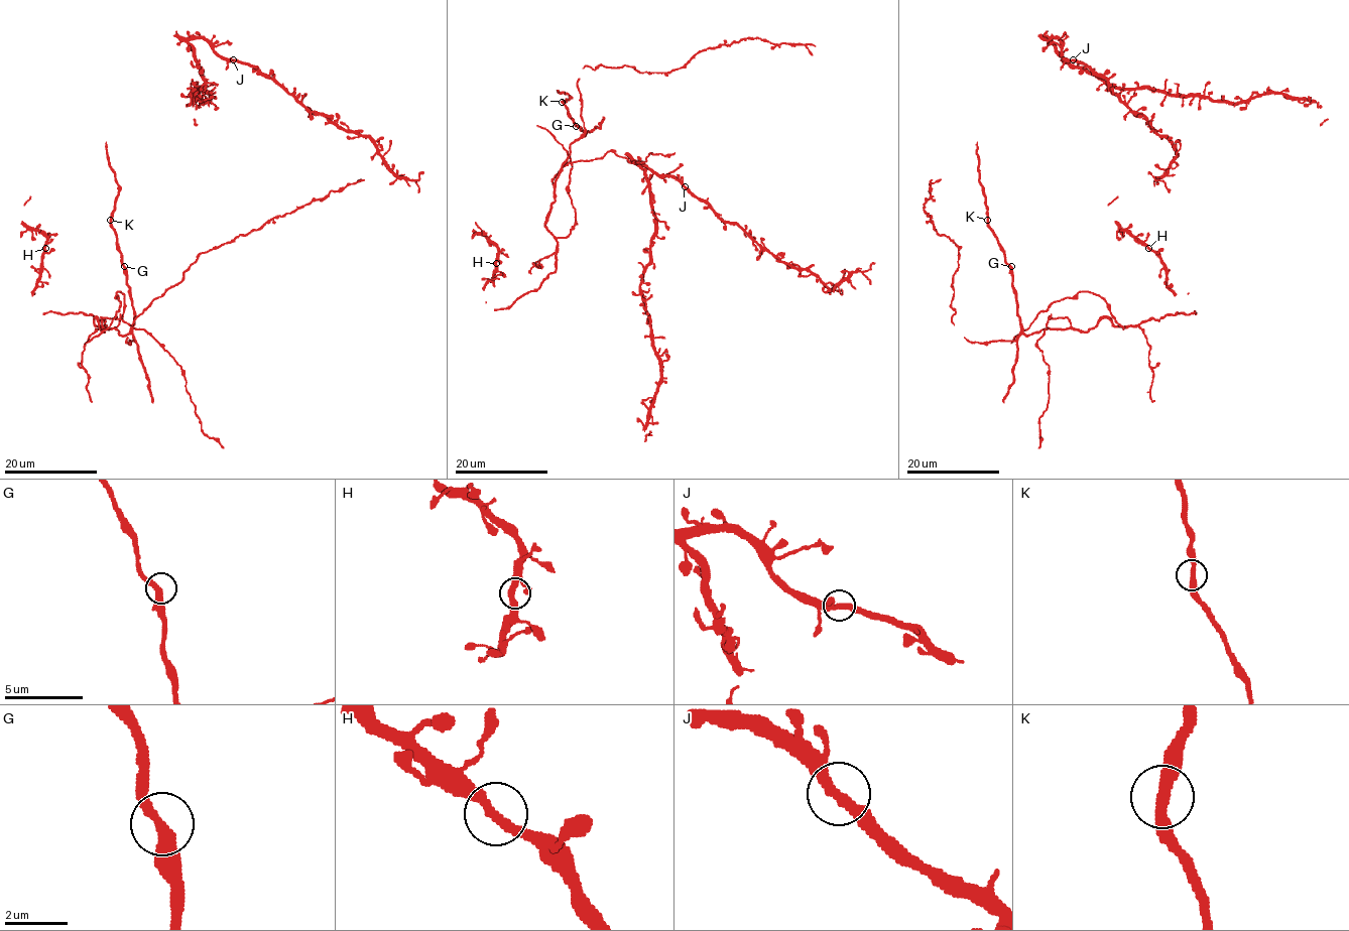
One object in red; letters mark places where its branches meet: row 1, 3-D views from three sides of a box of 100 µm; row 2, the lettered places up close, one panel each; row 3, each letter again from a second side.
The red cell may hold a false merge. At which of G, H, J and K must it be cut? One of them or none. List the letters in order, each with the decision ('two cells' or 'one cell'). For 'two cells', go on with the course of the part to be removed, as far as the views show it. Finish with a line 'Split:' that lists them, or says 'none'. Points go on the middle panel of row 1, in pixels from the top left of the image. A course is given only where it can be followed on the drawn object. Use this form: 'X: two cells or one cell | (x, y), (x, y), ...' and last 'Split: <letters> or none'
G: one cell
H: one cell
J: one cell
K: one cell
Split: none

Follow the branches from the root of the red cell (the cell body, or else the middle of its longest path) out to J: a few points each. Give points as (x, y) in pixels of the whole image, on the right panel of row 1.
J: (1052, 38), (1061, 41), (1062, 55), (1072, 59)

